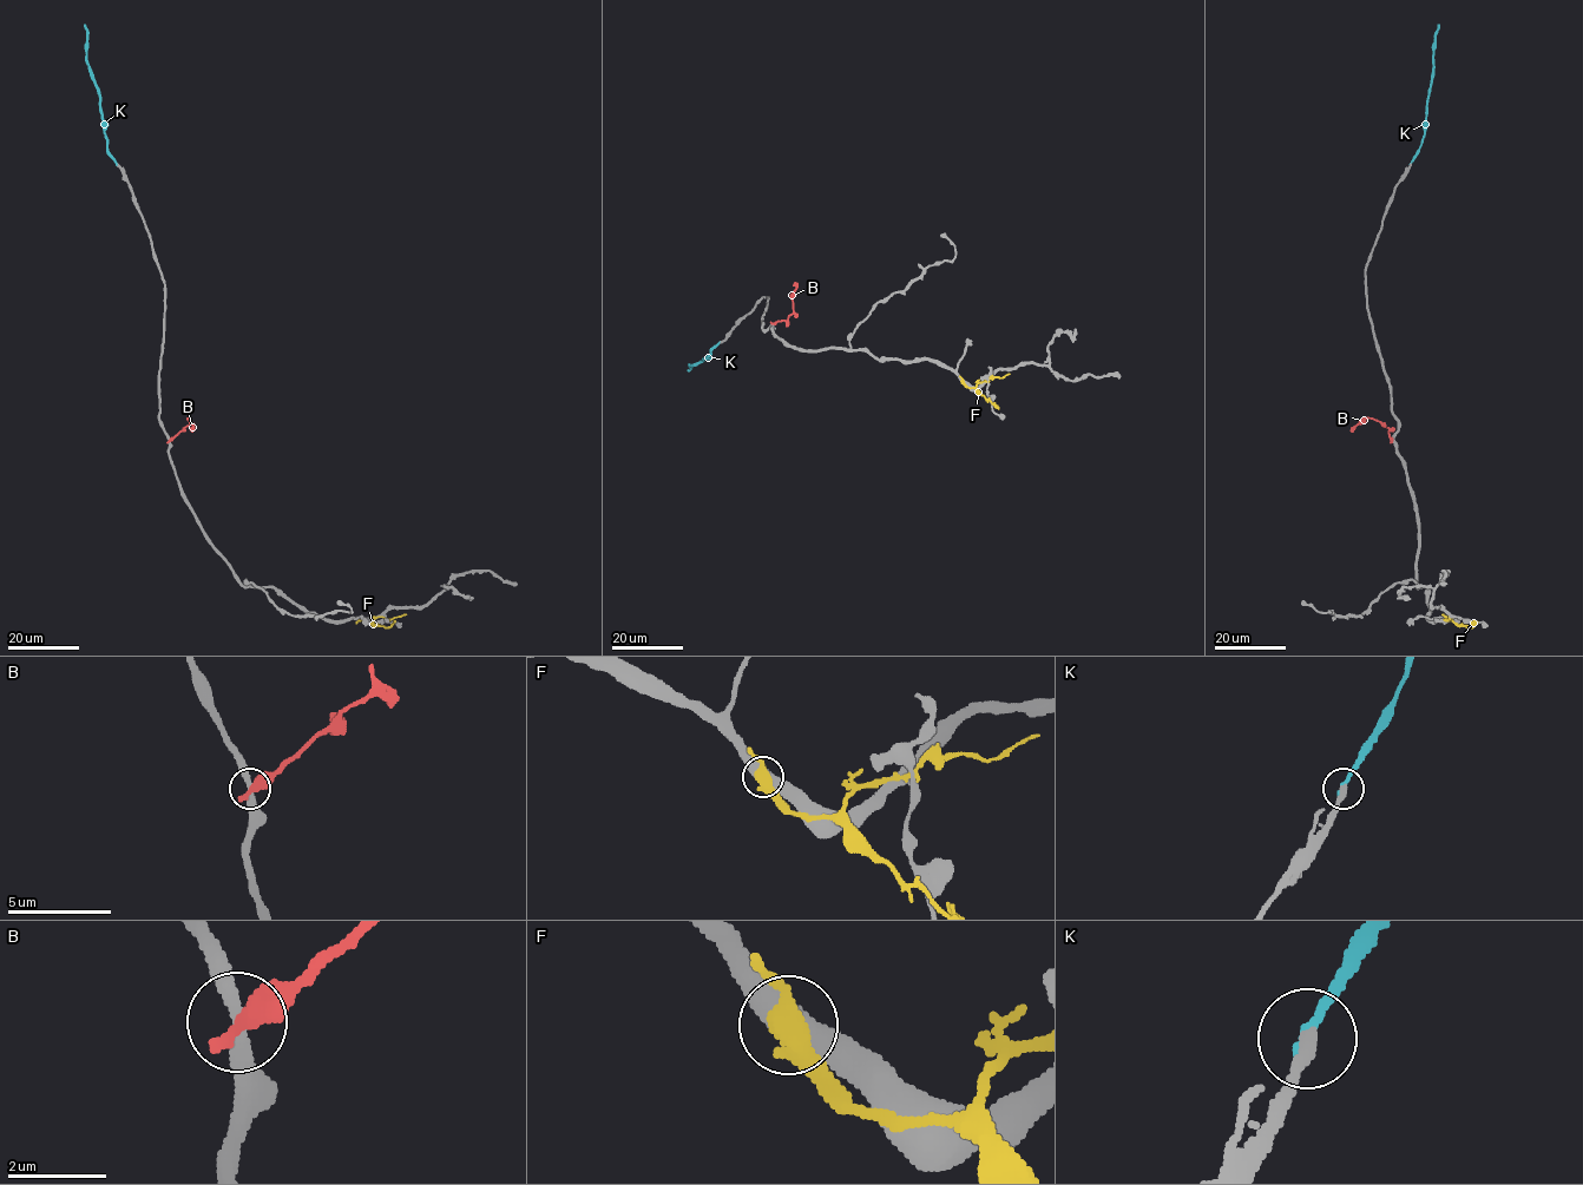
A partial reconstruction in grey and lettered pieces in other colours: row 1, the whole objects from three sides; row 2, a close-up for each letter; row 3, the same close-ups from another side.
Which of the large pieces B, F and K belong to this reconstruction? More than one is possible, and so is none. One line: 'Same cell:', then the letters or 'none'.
Same cell: K

